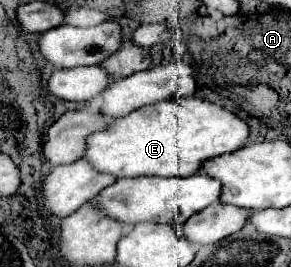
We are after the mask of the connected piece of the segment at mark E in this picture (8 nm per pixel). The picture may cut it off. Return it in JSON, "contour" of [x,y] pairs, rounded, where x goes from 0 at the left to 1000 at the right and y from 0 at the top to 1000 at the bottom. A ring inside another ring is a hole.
{"contour":[[[601,363],[601,371],[560,371],[526,393],[498,393],[430,438],[388,446],[368,483],[320,498],[299,521],[299,573],[285,581],[285,596],[299,596],[326,640],[375,648],[402,670],[471,663],[471,655],[656,663],[656,655],[684,648],[691,603],[718,596],[718,588],[746,588],[759,573],[814,566],[821,551],[835,551],[849,536],[856,536],[856,476],[842,453],[828,453],[794,416],[780,416],[739,386],[670,371],[670,363]]]}

